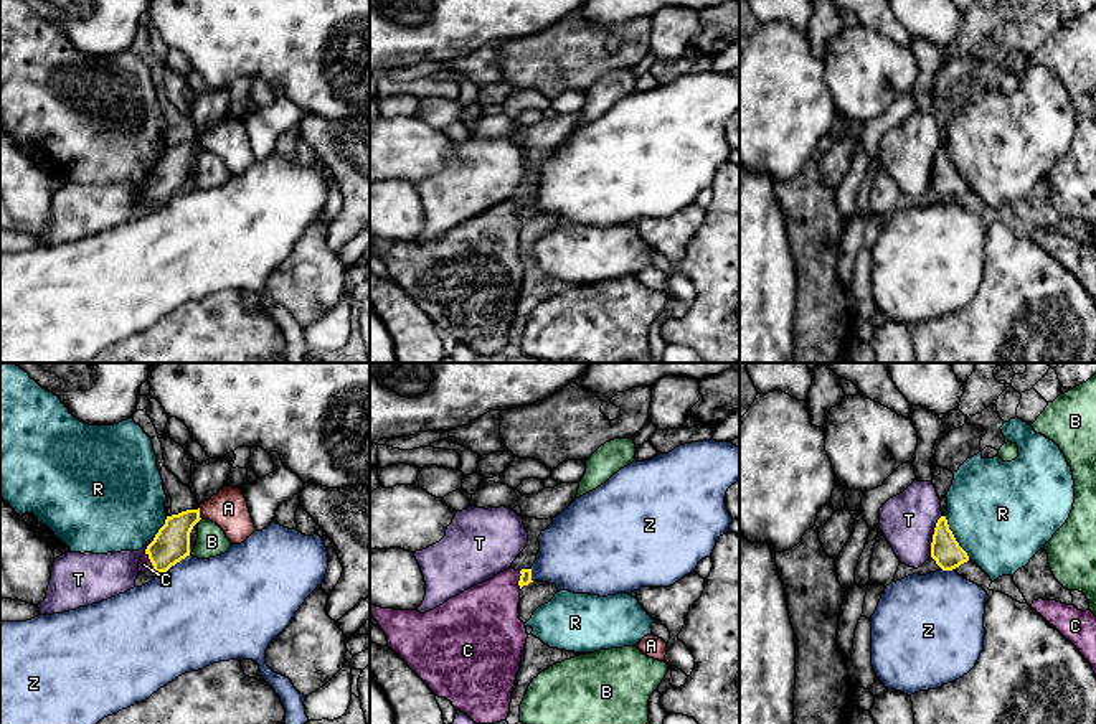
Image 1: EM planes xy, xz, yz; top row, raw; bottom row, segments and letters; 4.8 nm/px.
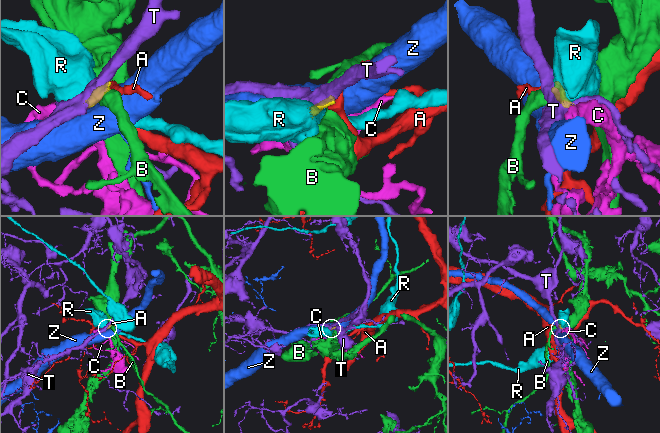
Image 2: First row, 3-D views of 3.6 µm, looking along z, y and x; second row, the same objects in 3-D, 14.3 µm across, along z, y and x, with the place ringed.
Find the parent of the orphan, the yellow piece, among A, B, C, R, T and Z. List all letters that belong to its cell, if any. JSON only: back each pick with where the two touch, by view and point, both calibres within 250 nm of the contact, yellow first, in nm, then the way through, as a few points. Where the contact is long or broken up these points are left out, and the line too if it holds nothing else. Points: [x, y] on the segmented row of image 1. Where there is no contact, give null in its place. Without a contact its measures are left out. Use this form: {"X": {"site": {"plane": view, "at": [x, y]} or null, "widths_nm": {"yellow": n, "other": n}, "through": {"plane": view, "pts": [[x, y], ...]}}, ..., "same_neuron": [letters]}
{"C": {"site": {"plane": "xy", "at": [151, 561]}, "widths_nm": {"yellow": 180, "other": 60}, "through": {"plane": "xy", "pts": [[170, 545], [151, 561], [144, 564]]}}, "same_neuron": ["C"]}

